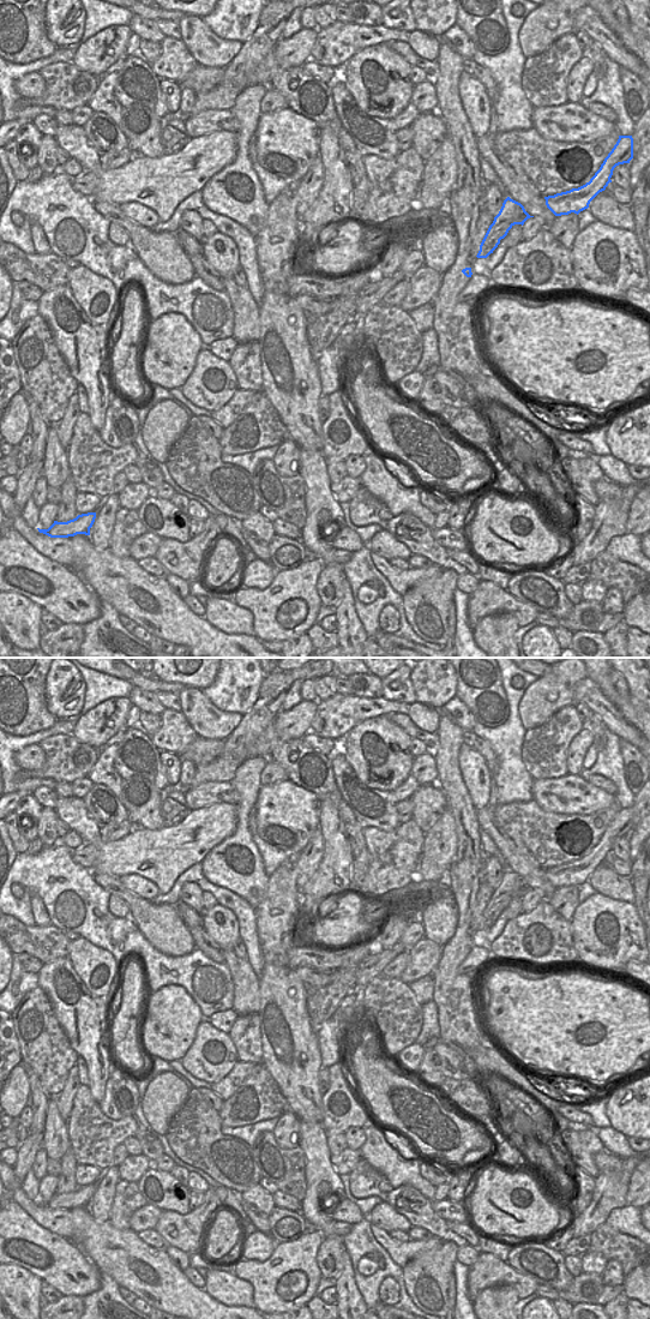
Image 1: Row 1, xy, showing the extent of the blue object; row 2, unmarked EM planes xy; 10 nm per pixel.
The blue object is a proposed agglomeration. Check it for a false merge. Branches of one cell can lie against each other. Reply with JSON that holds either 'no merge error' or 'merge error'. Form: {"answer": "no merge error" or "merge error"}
{"answer": "merge error"}

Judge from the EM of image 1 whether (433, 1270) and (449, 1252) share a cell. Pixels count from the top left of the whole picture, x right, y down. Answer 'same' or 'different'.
same

